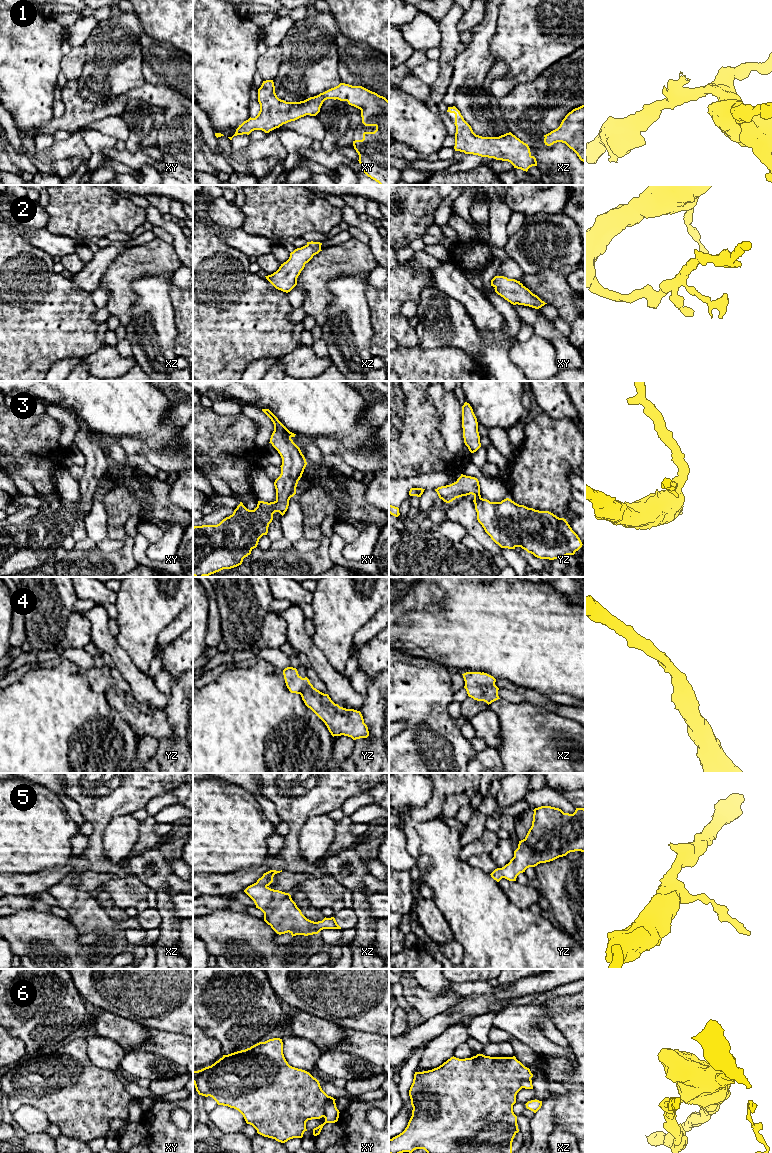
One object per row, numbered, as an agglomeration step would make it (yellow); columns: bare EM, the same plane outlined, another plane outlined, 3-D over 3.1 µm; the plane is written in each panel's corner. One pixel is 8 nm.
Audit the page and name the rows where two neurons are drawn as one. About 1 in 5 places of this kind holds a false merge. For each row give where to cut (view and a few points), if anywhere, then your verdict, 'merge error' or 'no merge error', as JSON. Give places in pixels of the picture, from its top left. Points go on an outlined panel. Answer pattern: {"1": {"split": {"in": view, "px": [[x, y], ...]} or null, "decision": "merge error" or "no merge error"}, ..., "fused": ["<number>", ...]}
{"1": {"split": null, "decision": "no merge error"}, "2": {"split": null, "decision": "no merge error"}, "3": {"split": null, "decision": "no merge error"}, "4": {"split": null, "decision": "no merge error"}, "5": {"split": null, "decision": "no merge error"}, "6": {"split": {"in": "xy", "px": [[329, 1096], [323, 1116]]}, "decision": "merge error"}, "fused": ["6"]}

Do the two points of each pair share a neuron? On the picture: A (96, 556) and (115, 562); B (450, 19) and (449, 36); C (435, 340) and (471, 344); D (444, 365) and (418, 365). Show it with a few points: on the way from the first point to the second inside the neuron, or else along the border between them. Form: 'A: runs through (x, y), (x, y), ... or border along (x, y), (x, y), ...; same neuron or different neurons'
A: runs through (101, 561), (110, 562); same neuron
B: runs through (449, 23), (449, 32); same neuron
C: runs through (444, 339), (462, 339); same neuron
D: runs through (438, 365), (424, 365); same neuron

